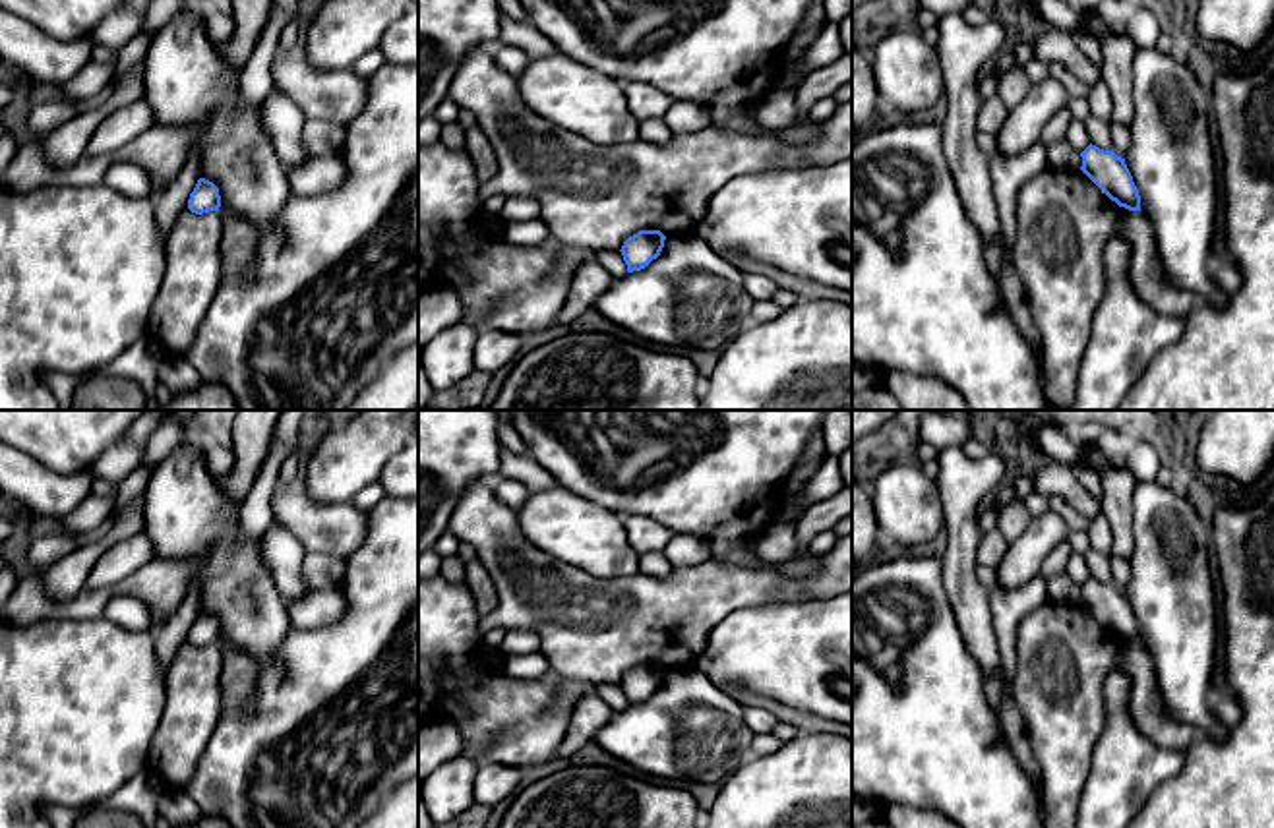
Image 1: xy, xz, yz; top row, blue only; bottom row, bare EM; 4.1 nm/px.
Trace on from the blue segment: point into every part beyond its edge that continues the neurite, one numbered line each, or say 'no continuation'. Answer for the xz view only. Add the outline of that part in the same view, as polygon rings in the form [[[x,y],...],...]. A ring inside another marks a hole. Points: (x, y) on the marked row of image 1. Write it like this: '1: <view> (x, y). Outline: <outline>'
no continuation

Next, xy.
no continuation

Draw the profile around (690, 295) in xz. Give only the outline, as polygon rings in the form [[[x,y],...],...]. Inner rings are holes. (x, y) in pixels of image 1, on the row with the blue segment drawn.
[[[685,234],[666,236],[664,248],[645,269],[625,273],[598,296],[594,308],[612,323],[645,340],[718,350],[749,325],[753,298],[734,263],[718,255],[707,242]]]

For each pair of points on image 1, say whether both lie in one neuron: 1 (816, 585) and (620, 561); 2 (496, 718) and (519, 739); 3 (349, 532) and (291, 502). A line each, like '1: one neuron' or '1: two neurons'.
1: two neurons
2: two neurons
3: one neuron

